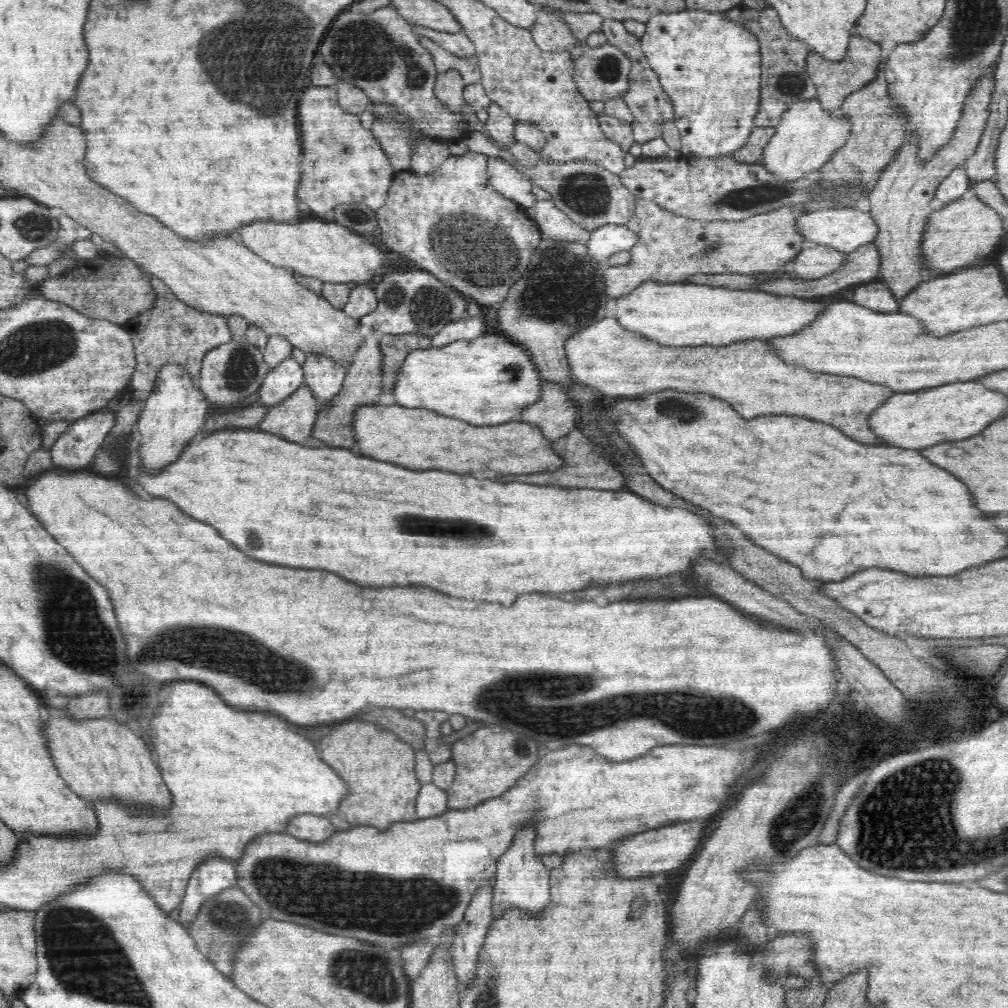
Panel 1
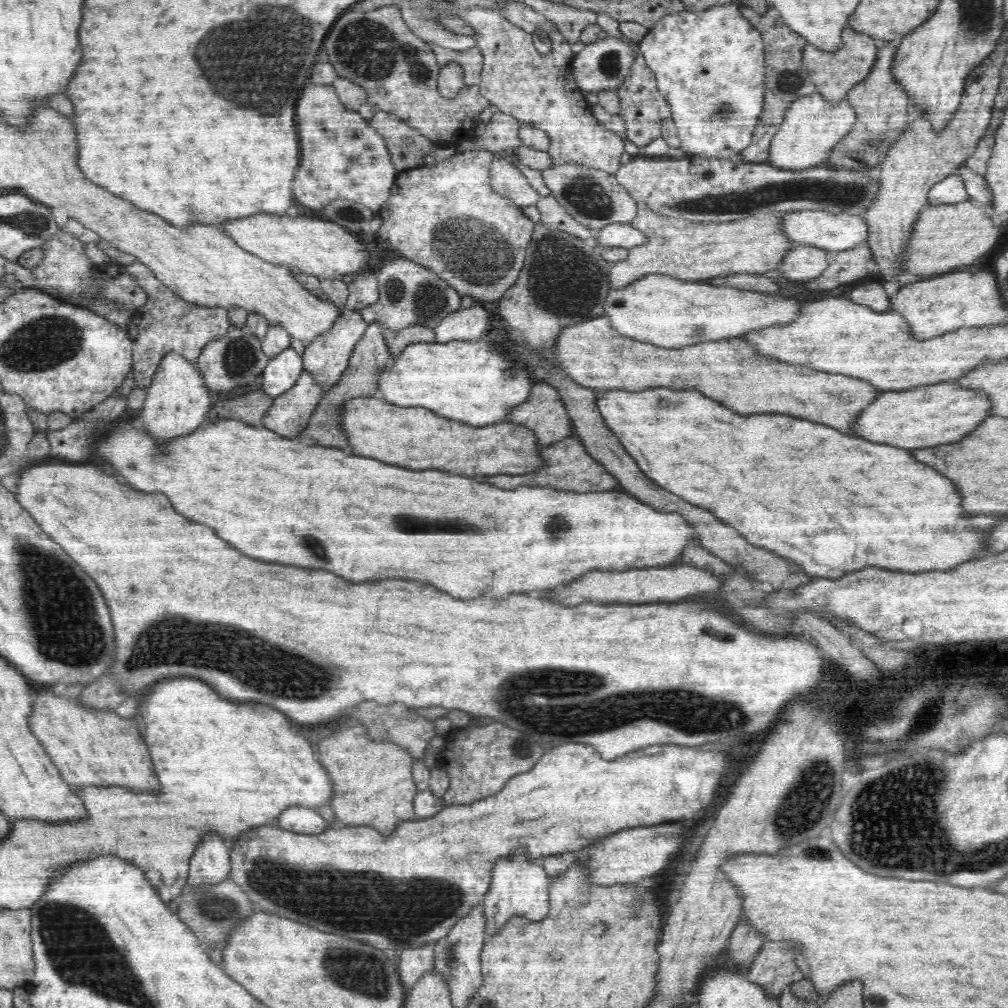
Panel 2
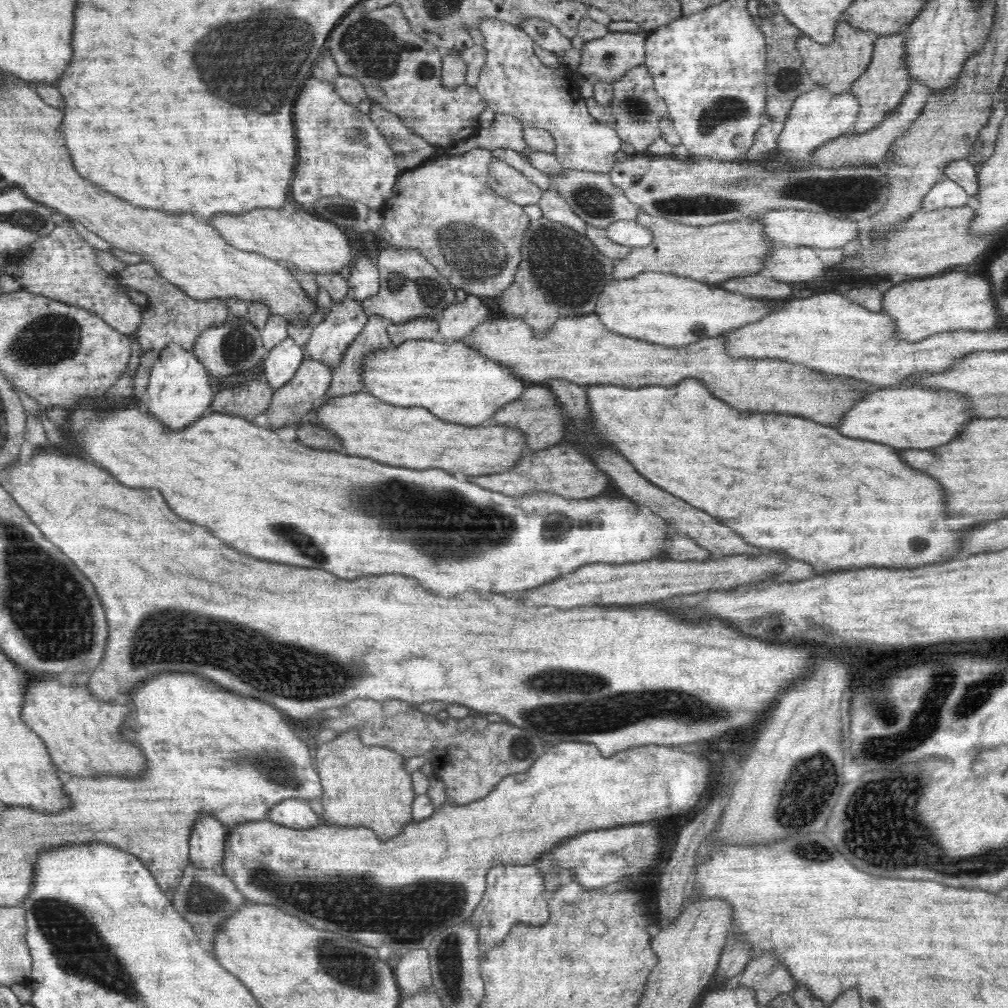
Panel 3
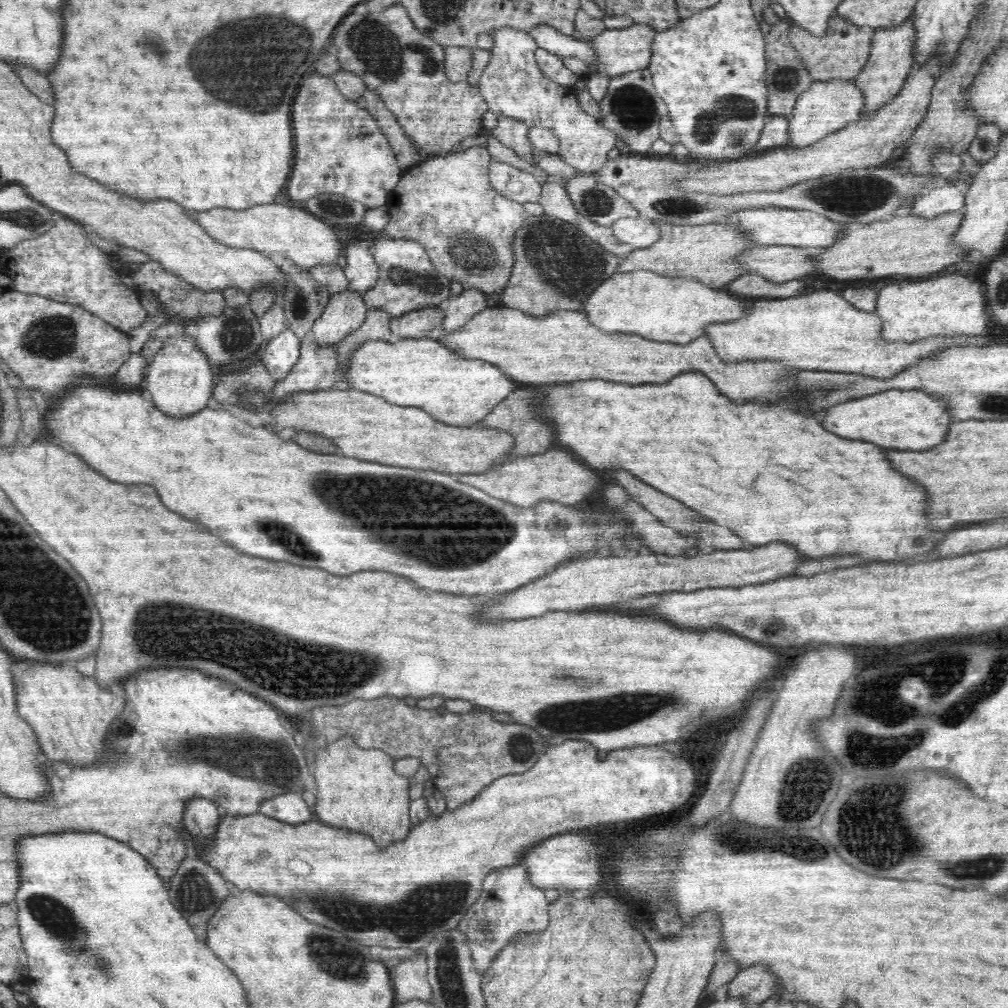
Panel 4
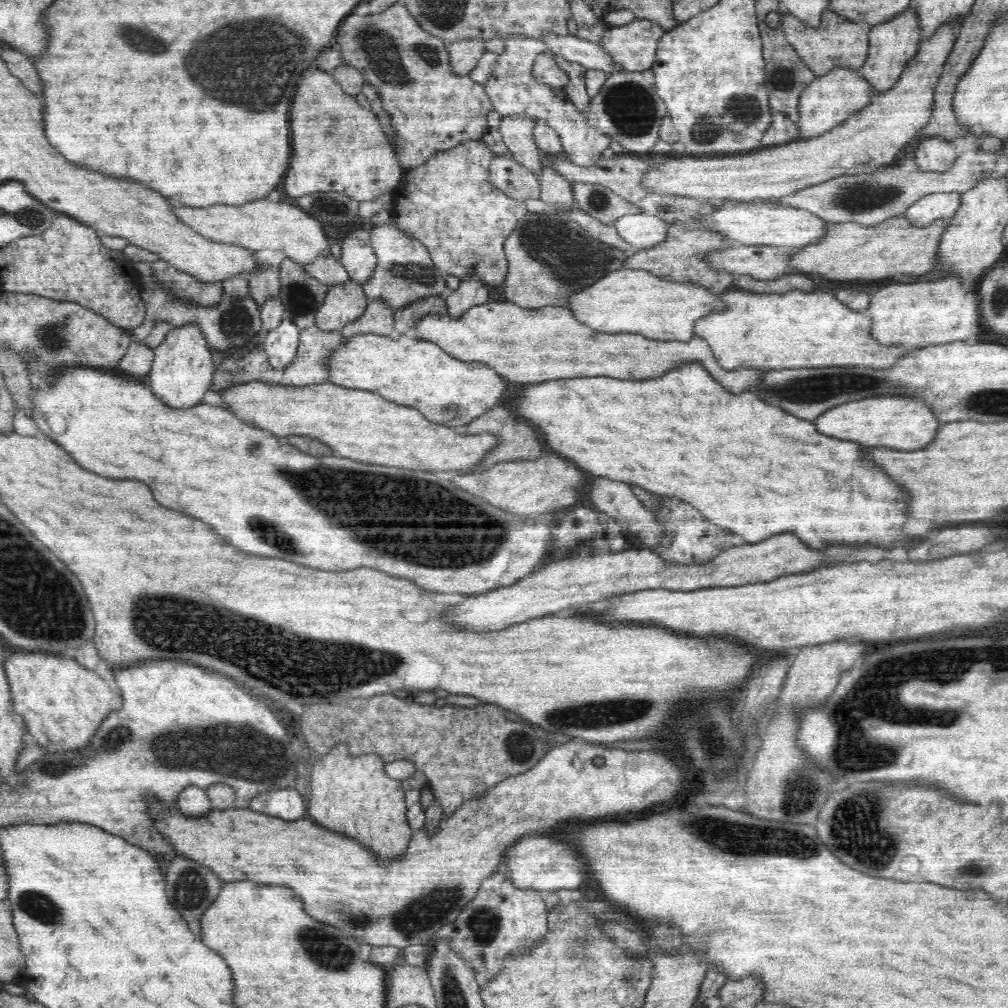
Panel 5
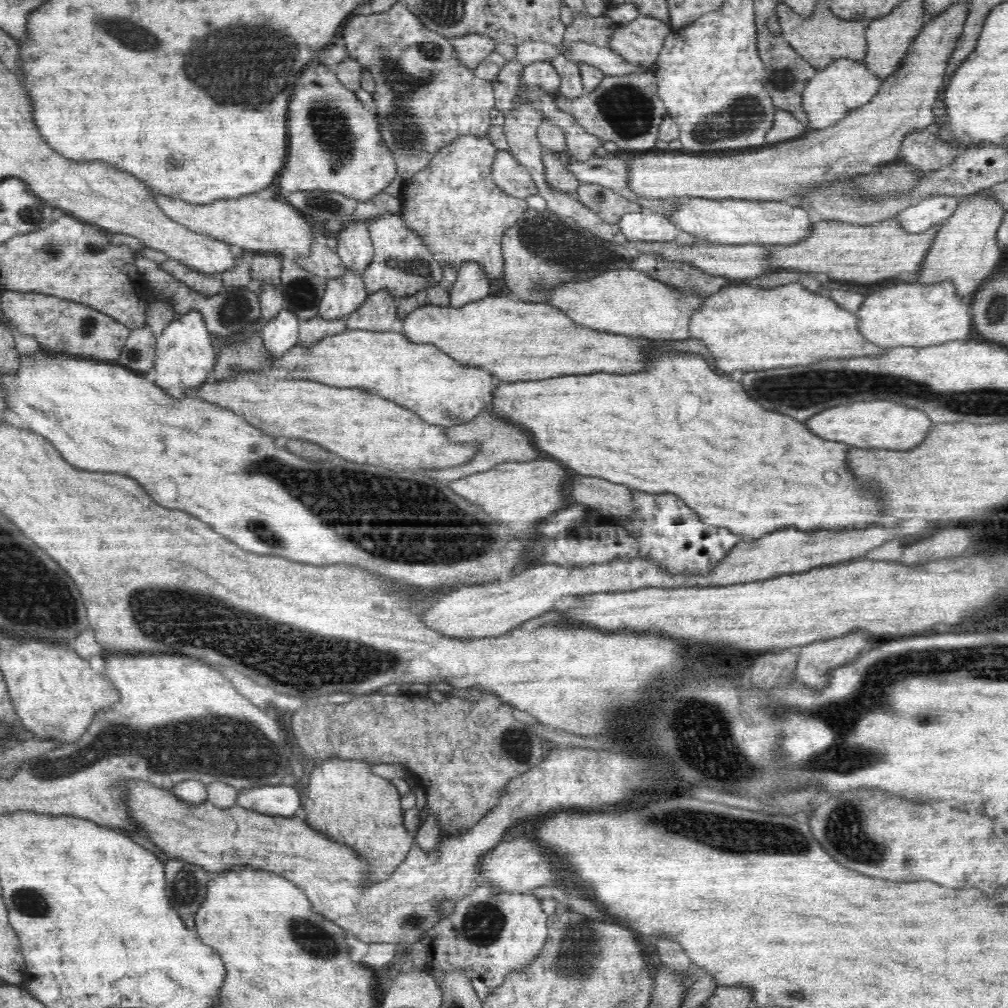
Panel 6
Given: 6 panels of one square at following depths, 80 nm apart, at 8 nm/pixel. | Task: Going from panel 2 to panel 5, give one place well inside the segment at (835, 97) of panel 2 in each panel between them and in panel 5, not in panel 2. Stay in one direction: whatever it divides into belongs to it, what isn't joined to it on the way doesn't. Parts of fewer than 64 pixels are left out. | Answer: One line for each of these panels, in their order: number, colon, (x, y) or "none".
3: (836, 66)
4: (841, 55)
5: (836, 42)

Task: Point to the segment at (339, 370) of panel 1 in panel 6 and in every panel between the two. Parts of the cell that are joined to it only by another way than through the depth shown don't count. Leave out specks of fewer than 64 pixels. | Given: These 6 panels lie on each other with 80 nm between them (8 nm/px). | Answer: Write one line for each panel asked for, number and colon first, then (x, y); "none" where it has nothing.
2: (325, 360)
3: (345, 320)
4: (345, 314)
5: (344, 303)
6: (343, 296)

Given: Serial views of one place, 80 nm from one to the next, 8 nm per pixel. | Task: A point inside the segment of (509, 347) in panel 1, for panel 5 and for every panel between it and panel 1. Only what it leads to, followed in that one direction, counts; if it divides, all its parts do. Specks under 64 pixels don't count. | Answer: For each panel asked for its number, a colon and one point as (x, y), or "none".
2: (465, 381)
3: (455, 382)
4: (420, 372)
5: (407, 371)

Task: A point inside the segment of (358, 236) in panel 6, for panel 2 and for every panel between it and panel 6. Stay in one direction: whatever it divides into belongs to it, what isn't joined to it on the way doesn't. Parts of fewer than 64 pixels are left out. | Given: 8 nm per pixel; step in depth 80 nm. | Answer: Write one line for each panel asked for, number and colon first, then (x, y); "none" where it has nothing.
2: (363, 291)
3: (364, 277)
4: (361, 270)
5: (358, 257)

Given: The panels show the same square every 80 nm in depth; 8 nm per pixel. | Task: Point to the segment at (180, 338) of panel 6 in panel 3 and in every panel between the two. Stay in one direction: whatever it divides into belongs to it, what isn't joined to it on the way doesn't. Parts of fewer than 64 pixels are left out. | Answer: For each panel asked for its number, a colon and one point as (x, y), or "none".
3: (178, 392)
4: (179, 380)
5: (182, 367)

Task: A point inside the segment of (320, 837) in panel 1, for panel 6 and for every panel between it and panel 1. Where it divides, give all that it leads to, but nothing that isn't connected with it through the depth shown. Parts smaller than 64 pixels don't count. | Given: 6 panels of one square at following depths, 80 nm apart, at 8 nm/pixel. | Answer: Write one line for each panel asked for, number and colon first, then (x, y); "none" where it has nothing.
2: (302, 821)
3: (297, 814)
4: (292, 809)
5: (288, 805)
6: (282, 801)

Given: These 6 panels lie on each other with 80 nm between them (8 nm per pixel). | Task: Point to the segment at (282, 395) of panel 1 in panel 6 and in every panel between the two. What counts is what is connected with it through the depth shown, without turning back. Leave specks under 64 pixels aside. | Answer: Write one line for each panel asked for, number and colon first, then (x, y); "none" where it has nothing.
2: (281, 372)
3: (282, 362)
4: (282, 352)
5: (281, 343)
6: (279, 334)

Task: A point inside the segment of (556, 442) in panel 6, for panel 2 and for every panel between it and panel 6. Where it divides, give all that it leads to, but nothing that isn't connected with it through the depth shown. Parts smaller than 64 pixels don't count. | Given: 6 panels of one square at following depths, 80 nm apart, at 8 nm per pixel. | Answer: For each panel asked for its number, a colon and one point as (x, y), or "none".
2: (788, 485)
3: (777, 480)
4: (767, 474)
5: (749, 467)

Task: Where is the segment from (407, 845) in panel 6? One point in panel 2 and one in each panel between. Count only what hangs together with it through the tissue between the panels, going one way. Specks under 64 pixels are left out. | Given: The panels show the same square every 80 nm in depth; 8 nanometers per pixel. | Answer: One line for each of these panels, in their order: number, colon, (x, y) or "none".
2: (373, 779)
3: (365, 785)
4: (357, 789)
5: (352, 795)

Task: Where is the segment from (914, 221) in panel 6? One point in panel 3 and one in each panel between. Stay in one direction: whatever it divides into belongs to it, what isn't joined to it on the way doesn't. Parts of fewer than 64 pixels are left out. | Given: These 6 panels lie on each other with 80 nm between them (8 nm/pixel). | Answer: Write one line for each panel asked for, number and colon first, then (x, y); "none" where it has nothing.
3: (945, 193)
4: (946, 198)
5: (931, 207)

